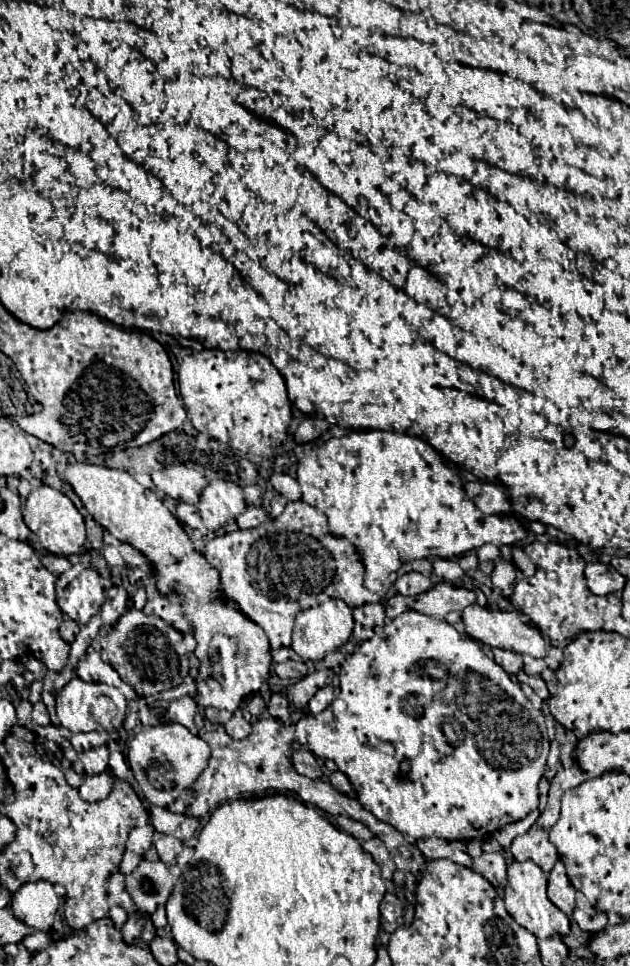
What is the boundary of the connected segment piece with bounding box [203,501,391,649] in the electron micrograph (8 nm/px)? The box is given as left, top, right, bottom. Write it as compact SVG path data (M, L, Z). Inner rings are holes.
M291 501L291 503L287 503L287 505L285 505L285 509L283 509L283 513L281 513L281 515L279 515L279 517L275 517L275 519L269 519L269 521L265 521L265 523L263 523L263 525L259 525L259 527L255 527L255 529L247 529L247 531L239 531L239 529L237 529L237 531L231 531L231 533L223 533L223 535L217 535L217 537L213 537L213 539L209 539L209 541L207 541L207 545L205 545L205 549L203 549L203 555L205 555L205 559L207 559L207 561L209 561L209 563L211 563L211 565L213 565L213 567L215 567L215 569L219 569L219 575L221 575L221 587L219 587L219 591L221 591L221 595L223 595L223 597L225 597L225 599L233 599L233 603L237 603L237 611L241 611L241 613L243 613L243 615L245 615L245 617L247 617L247 619L251 619L251 621L253 621L253 623L257 623L257 625L259 625L259 627L261 627L261 629L263 629L263 631L265 631L265 635L267 635L267 637L269 637L269 643L271 643L271 647L273 647L273 649L279 649L279 647L289 647L289 643L291 643L291 627L293 627L293 615L295 615L295 613L297 613L297 611L301 611L301 609L305 609L305 607L311 607L311 605L317 605L317 603L323 603L323 601L327 601L327 599L341 599L341 601L345 601L345 605L347 605L347 607L351 607L351 609L353 609L353 607L359 607L359 605L365 605L365 603L371 603L371 601L379 601L379 595L380 595L380 596L383 596L383 595L384 595L384 594L385 594L385 593L386 593L386 588L385 588L385 586L386 586L386 584L387 584L387 583L388 583L388 582L389 582L389 574L391 574L391 573L385 573L385 567L375 567L375 569L373 569L373 571L375 571L375 573L373 573L373 575L367 575L367 567L373 567L373 565L381 565L381 563L377 563L377 561L371 561L371 555L367 555L367 557L365 557L365 559L363 559L363 562L361 562L361 561L359 561L359 559L357 559L357 553L355 553L355 549L353 549L353 547L351 547L351 545L349 545L349 543L347 543L347 541L343 541L343 539L337 539L337 537L333 537L333 535L331 535L331 533L329 533L329 531L327 531L327 517L325 517L325 515L323 515L323 513L321 513L321 511L319 511L319 509L315 509L315 507L309 507L309 505L307 505L307 503L303 503L303 501ZM367 577L369 577L369 579L375 579L375 591L374 591L374 592L376 592L376 593L377 593L377 594L379 594L379 595L373 595L373 593L369 593L369 591L367 591L367 589L368 589L368 590L369 590L369 587L365 587L365 585L367 585Z

